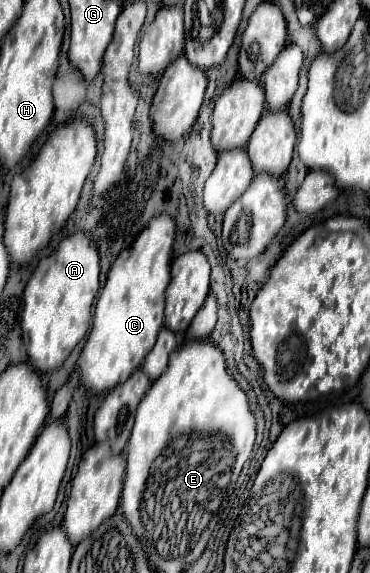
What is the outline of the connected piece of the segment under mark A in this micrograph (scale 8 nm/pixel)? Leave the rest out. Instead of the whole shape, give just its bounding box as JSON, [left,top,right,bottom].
[22,231,100,373]

